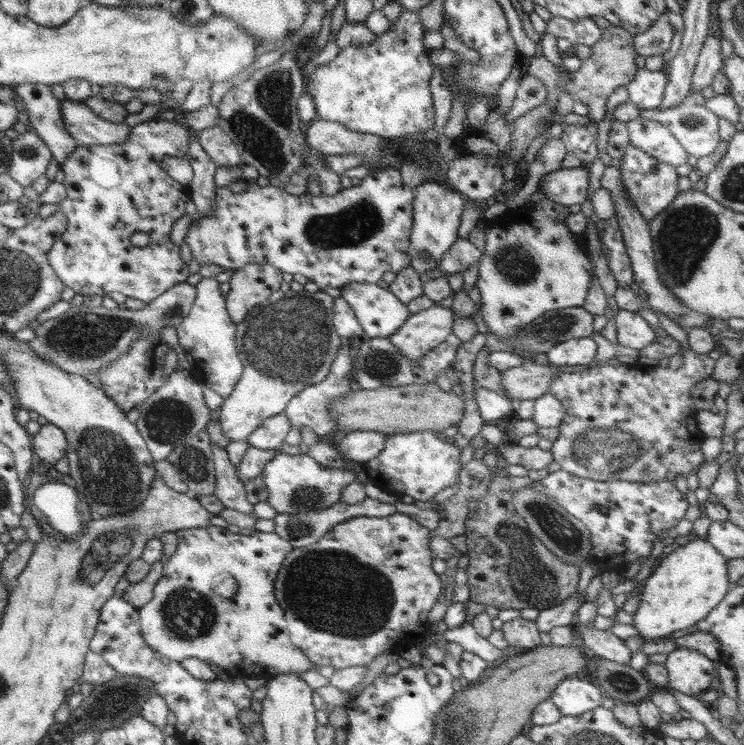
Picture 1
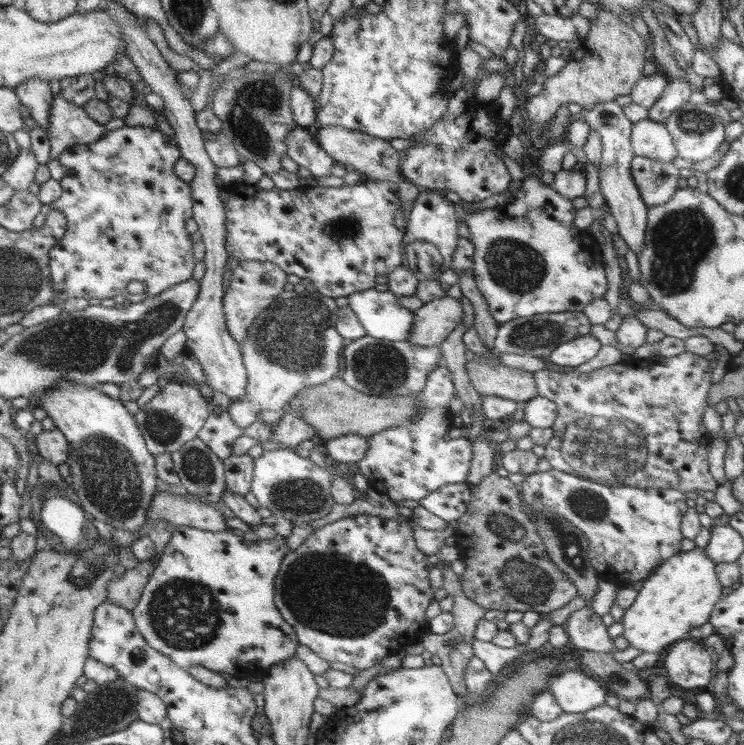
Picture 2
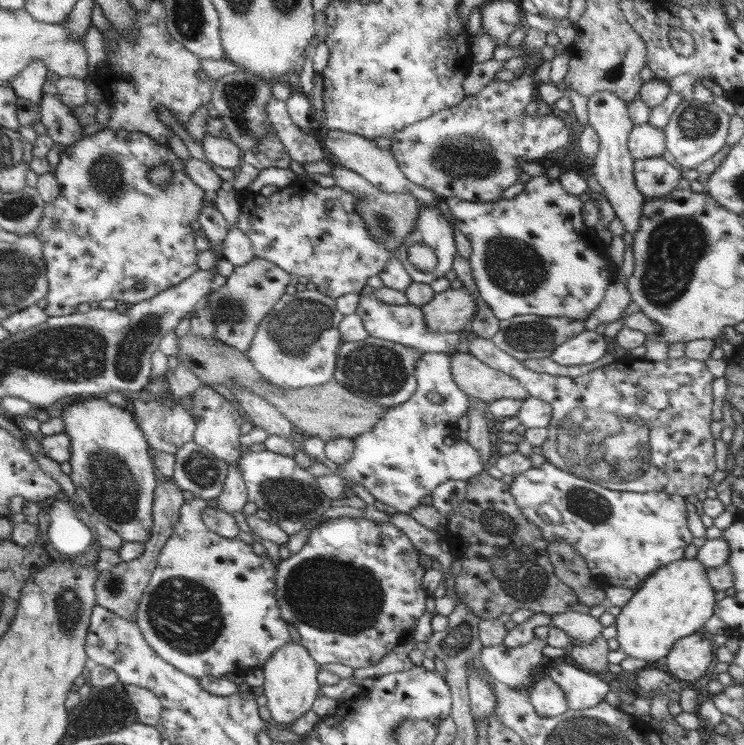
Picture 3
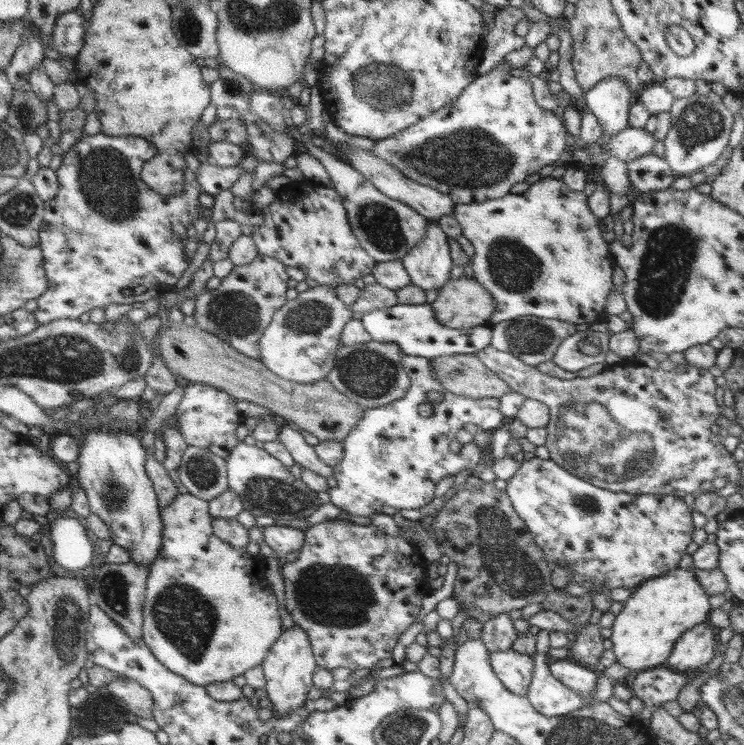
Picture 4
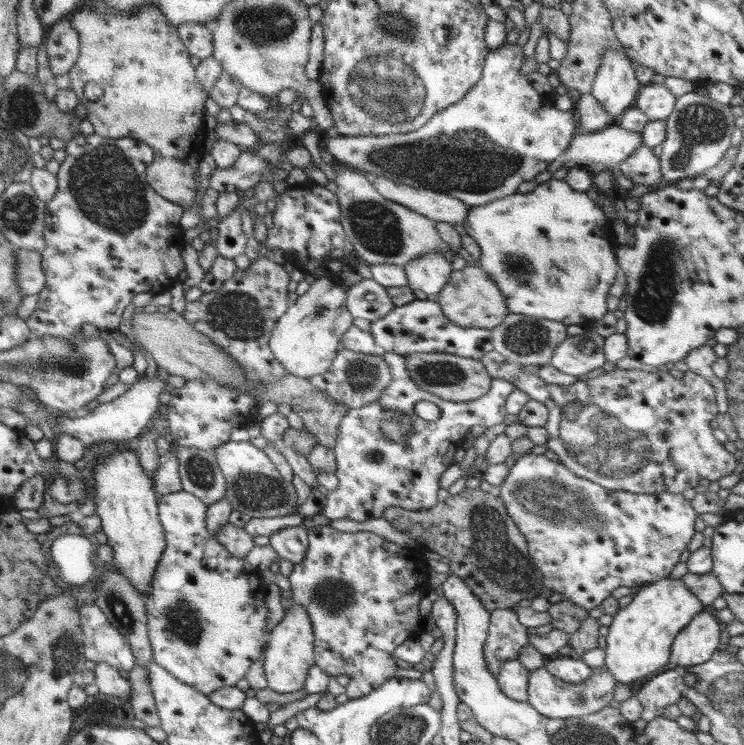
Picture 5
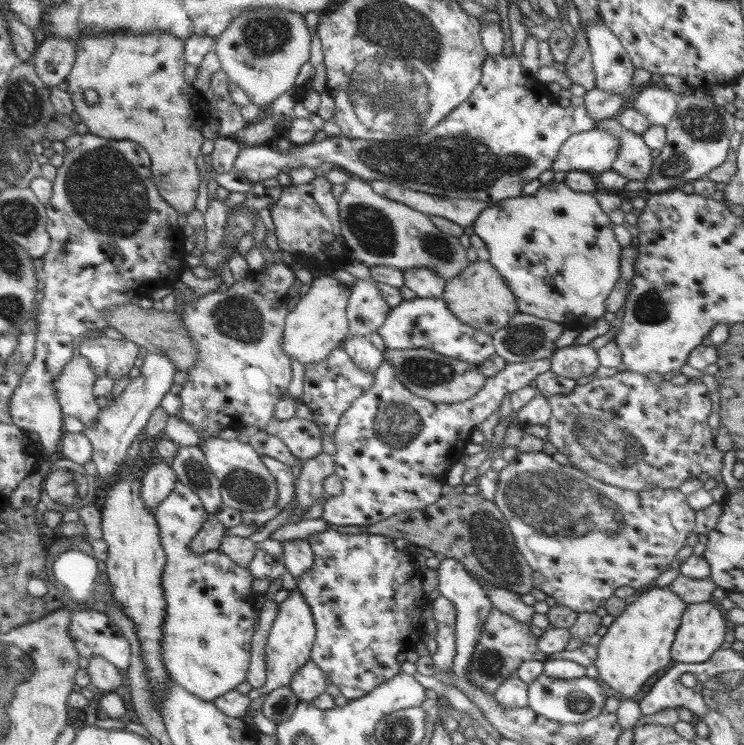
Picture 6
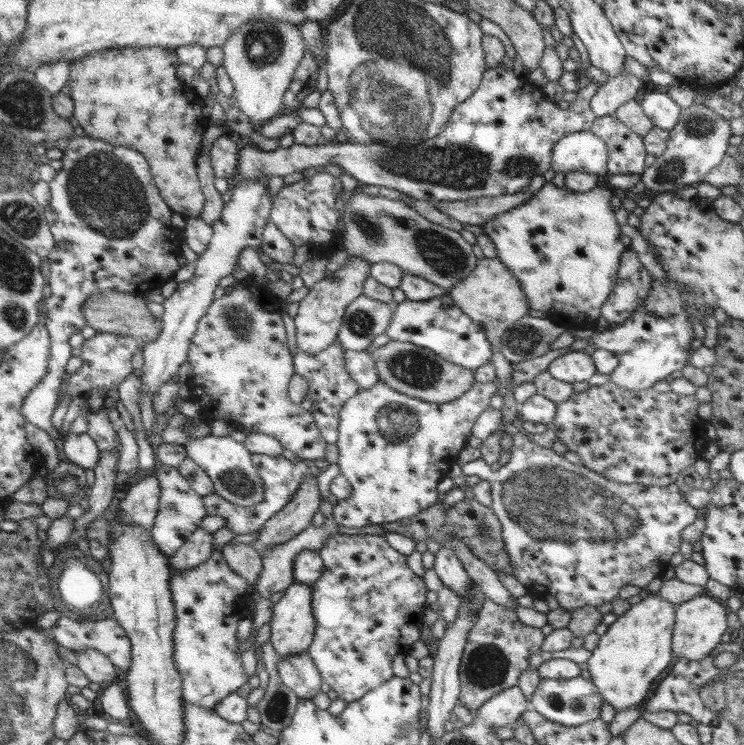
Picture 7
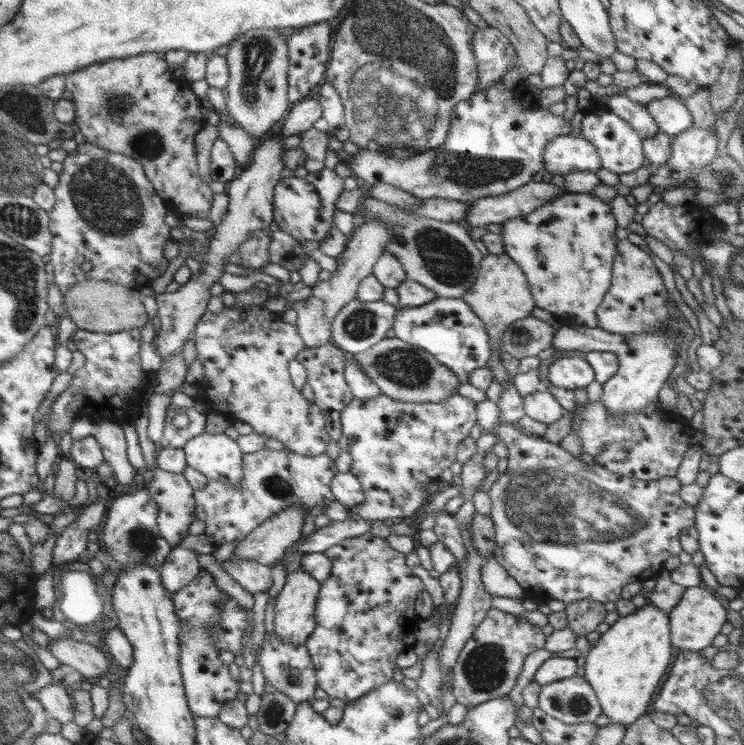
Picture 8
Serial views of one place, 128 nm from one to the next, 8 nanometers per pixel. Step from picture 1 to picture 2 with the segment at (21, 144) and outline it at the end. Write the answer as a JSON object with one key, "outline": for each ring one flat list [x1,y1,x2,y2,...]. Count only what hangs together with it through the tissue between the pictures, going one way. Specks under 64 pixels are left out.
{"outline":[[21,148,14,162,8,167,6,172,1,174,2,180,12,186,14,191,26,190,30,182,35,180,35,174,39,168,36,156,31,148]]}

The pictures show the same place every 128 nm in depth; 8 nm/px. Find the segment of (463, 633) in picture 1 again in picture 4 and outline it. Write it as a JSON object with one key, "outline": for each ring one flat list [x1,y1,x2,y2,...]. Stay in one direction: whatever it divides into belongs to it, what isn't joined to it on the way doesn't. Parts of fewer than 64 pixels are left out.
{"outline":[[512,648,506,652,494,652,489,657,490,665,500,682,510,692,518,696,526,695,532,680,533,658]]}

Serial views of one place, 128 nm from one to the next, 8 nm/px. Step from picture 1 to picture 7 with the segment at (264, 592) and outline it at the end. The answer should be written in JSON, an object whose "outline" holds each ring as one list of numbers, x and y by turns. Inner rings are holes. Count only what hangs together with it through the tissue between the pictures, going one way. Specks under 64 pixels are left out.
{"outline":[[157,462,154,473,158,478,158,484,160,484,160,504,150,535,160,552,169,558,176,554,178,548,200,526,202,518,208,512,206,512,202,496,196,494,196,491,192,489,188,480,180,474,178,469],[220,552,212,561,198,564,194,568,186,568,180,574,171,570,170,591,174,601,174,613,176,613,176,628,174,628,174,665,182,675,182,690,185,702,190,702,198,708,213,708,226,698,228,694,234,694,240,686,248,682,249,676,243,669,242,658,238,648,237,632,238,620,250,617,252,599,247,590,249,585,230,570,226,560,221,560]]}

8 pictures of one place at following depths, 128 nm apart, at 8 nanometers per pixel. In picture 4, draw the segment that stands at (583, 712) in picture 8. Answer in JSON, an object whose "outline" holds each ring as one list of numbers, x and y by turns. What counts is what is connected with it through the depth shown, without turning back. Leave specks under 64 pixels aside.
{"outline":[[542,630,538,632,536,638,536,654,533,656,534,669,532,669,532,680,527,692,528,700,530,704,540,713,546,717,558,717,573,713,574,710,580,710,580,708,586,708,586,706,592,706,594,702,607,702,608,698,612,698,612,686,618,682,627,682,631,678,630,670,626,670,624,666,620,666,618,662,612,664,612,666,606,667,603,671,598,673,598,679,596,679,596,685,594,690,596,693,592,697,582,697,580,693,568,688,564,683,560,682,549,669,549,664,545,662,546,655,550,650,549,645,549,630]]}

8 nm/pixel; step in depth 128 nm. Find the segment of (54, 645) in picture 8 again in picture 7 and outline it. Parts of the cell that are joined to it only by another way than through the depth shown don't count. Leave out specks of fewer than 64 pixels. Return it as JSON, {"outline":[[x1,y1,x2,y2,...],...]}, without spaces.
{"outline":[[90,648,76,651,76,662,82,674,88,678,92,686,102,688,116,681,117,674,112,661,102,652]]}

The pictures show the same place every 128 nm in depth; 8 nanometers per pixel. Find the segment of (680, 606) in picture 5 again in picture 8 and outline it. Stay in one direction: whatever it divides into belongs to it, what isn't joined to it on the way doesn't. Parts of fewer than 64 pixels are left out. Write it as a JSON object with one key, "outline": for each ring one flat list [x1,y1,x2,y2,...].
{"outline":[[646,604,632,614,620,616,598,641,585,652,585,679,596,693,609,722,628,728,646,710,672,660,670,620,658,606]]}

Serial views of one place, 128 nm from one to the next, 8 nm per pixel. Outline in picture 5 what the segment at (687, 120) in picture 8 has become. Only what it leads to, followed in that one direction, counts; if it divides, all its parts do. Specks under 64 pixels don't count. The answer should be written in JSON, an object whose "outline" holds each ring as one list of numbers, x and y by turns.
{"outline":[[662,83,641,85,634,107,649,120,666,120,673,112,677,97]]}

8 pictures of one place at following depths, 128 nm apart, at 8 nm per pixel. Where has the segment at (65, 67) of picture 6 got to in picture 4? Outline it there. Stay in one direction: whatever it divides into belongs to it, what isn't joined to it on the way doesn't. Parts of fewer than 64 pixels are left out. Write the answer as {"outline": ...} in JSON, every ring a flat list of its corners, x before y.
{"outline":[[80,8,56,19,51,39,60,58,75,58,84,46,84,21]]}

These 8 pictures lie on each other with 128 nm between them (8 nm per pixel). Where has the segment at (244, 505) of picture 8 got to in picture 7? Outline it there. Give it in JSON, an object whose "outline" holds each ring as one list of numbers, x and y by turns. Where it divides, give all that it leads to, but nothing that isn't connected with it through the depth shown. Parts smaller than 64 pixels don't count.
{"outline":[[251,454,252,464,258,470,258,476,264,482,264,499,260,503,248,507,236,505,216,494,208,494,202,497,206,512,208,515,220,516,226,522,226,528,230,530,232,536,238,534,252,534,258,532,265,525,268,519,272,518,283,506,286,506,294,496,294,492,298,490,302,478,314,478,320,475,331,464,325,459,321,458,318,461,309,461,298,458,296,463,291,462,284,456,267,456,266,454]]}

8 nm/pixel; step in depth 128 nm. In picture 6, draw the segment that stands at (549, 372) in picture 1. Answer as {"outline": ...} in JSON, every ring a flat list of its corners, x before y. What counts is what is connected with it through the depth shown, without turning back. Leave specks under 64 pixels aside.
{"outline":[[426,348,408,350,388,350,383,352,383,361,387,361,393,369,394,377,402,387,410,390,420,398,430,402,453,403,462,402,473,397,484,386,486,378,476,364,455,360,442,356]]}

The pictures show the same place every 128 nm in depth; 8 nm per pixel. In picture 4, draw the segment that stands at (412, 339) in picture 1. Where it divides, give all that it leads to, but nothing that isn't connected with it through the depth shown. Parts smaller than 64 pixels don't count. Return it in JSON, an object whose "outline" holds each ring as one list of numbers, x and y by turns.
{"outline":[[463,276,452,278,439,288,431,308,443,326,458,330,489,325,497,312,497,303,474,277]]}

